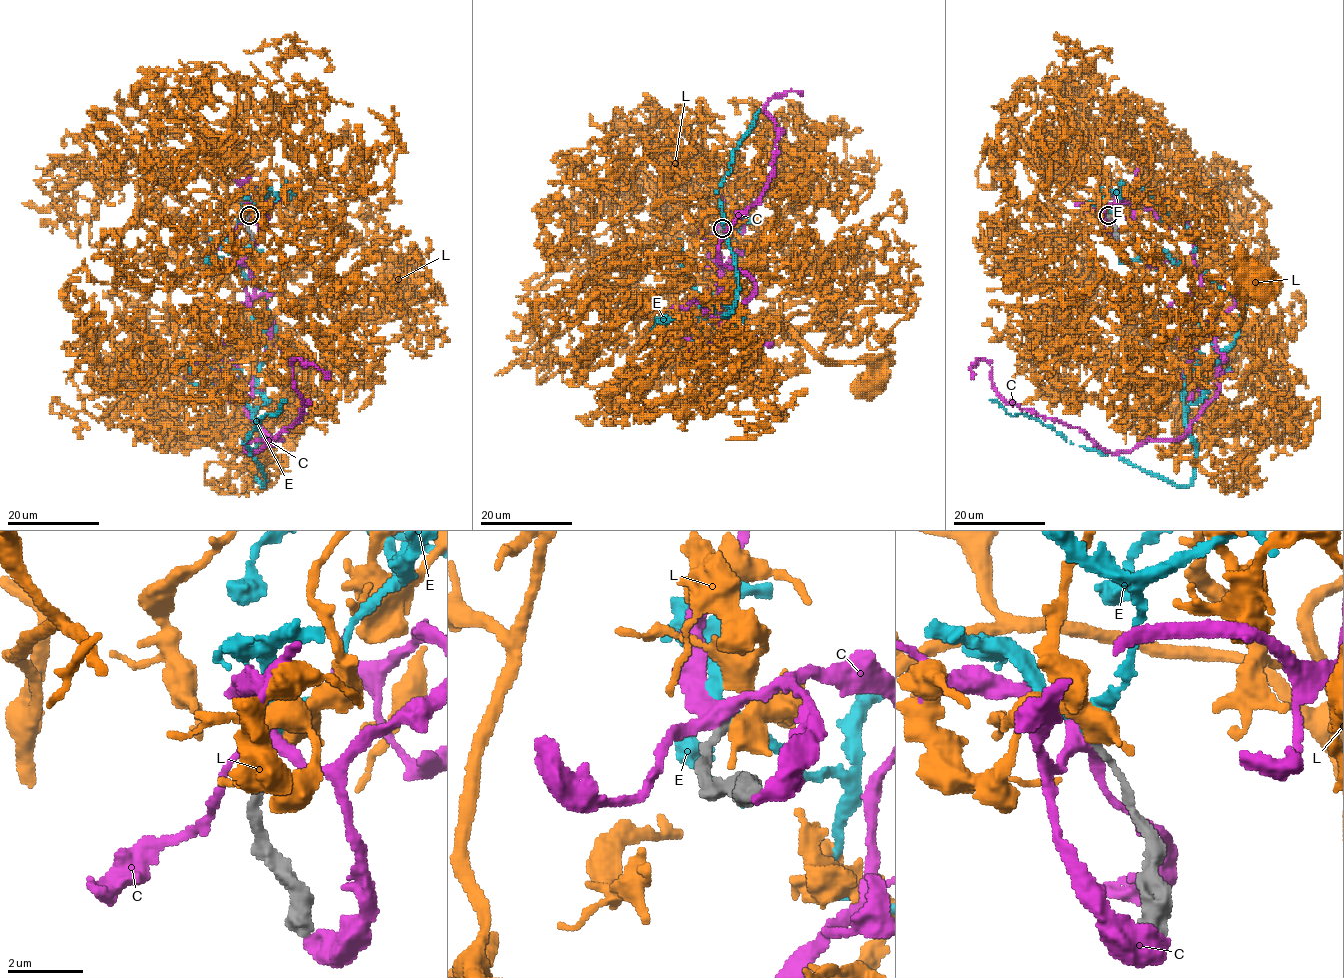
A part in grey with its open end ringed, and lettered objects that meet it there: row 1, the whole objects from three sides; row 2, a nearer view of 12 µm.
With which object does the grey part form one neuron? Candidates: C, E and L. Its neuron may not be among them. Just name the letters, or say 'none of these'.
E

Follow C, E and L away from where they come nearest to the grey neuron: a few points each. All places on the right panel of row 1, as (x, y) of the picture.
C: (1108, 216), (1128, 204), (1190, 231), (1217, 395), (1177, 439), (1111, 453), (1008, 404), (985, 361), (972, 379)
E: (1108, 215), (1145, 187), (1244, 301), (1185, 414), (1193, 477), (1169, 483), (990, 399)
L: (1108, 215), (1084, 118), (1136, 155), (1141, 231), (1233, 301), (1203, 301), (1238, 324), (1259, 280)

